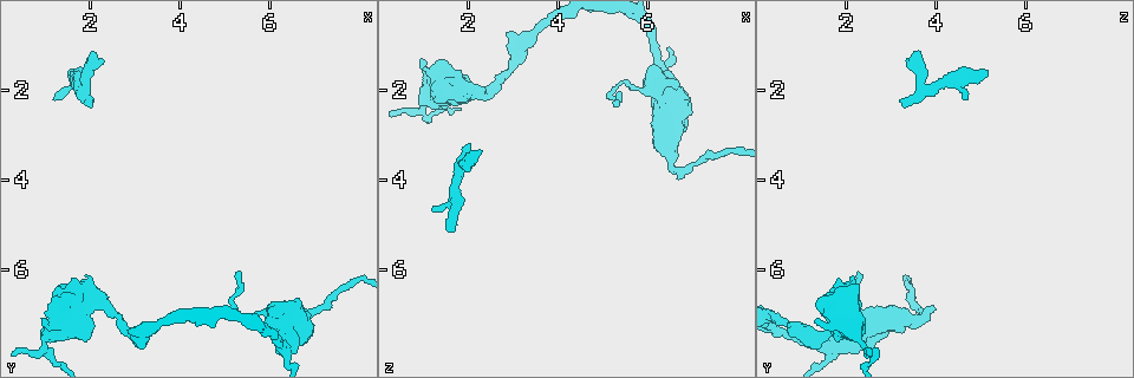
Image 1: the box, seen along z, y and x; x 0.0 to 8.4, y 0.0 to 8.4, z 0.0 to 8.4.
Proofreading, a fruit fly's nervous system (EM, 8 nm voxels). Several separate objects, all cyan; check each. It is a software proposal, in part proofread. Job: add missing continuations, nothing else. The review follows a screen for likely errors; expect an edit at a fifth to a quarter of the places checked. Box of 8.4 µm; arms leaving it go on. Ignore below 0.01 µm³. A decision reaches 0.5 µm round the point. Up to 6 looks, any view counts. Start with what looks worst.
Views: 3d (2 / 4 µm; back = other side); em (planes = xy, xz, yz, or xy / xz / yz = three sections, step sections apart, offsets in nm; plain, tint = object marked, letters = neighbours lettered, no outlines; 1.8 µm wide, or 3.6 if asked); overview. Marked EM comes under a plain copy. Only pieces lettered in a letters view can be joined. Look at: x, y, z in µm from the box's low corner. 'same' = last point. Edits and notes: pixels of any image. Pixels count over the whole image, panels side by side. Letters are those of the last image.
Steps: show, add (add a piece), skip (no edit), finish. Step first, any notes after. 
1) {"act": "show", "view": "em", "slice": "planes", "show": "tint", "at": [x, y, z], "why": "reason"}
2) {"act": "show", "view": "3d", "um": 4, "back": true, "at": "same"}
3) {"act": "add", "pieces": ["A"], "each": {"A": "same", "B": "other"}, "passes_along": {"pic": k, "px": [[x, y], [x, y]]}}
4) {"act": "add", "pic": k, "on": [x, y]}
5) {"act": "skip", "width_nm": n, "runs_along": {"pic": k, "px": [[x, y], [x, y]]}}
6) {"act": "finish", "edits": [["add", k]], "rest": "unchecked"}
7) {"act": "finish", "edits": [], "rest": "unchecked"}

{"act": "show", "view": "em", "slice": "planes", "show": "letters", "at": [1.55, 1.70, 5.10], "why": "branch stops here"}

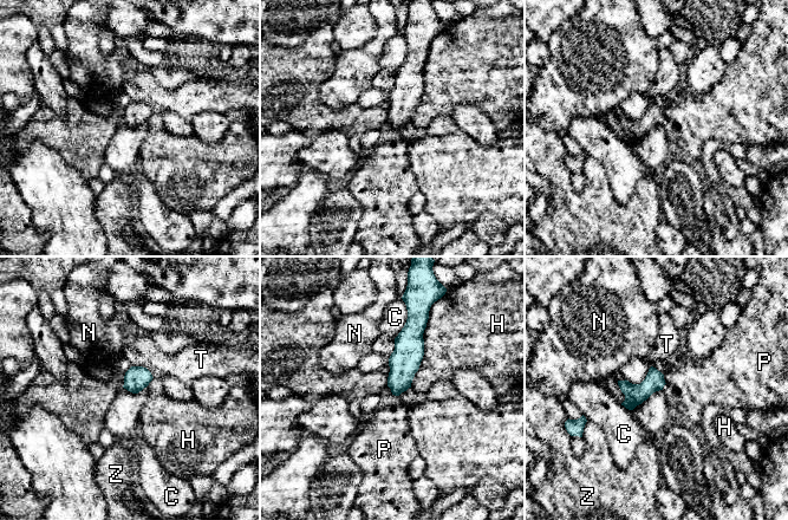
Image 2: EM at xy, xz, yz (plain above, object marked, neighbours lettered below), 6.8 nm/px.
{"act": "add", "pieces": ["P"], "each": {"C": "other", "H": "other", "N": "other", "P": "same", "T": "other", "Z": "other"}, "passes_along": {"pic": 2, "px": [[635, 394], [664, 379], [697, 383]]}, "found": "it goes on there"}

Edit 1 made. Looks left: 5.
{"act": "show", "view": "em", "slice": "xy", "step": 16, "show": "letters", "at": [6.15, 7.75, 1.40]}

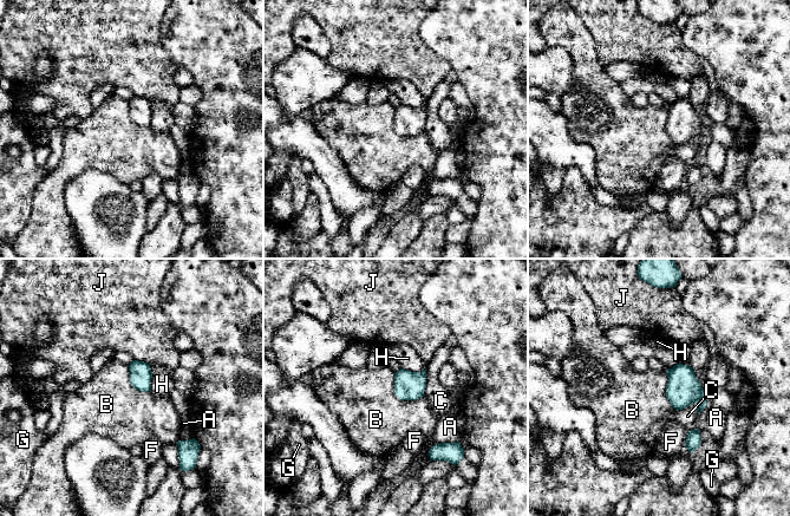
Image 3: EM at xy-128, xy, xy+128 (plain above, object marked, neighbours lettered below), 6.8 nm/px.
{"act": "skip", "longest_contact_nm": ["B", 260], "each": {"A": "other", "B": "other", "C": "other", "F": "other", "G": "other", "H": "other", "J": "other"}, "border": {"pic": 3, "px": [[393, 373], [400, 399], [423, 397]]}, "found": "no lettered piece goes on from it"}

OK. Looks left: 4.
{"act": "show", "view": "3d", "um": 4, "at": [2.55, 7.00, 2.00], "why": "calibre changes"}

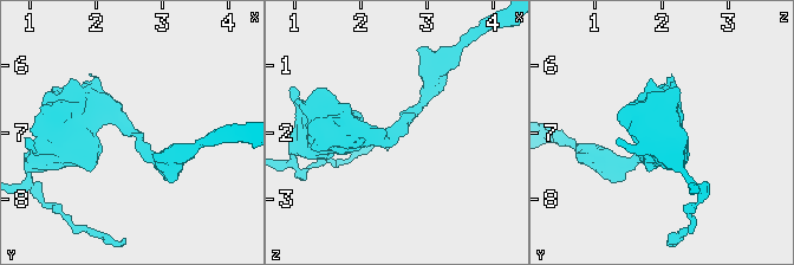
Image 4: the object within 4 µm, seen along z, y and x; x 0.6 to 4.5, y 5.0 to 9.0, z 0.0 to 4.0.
{"act": "show", "view": "em", "slice": "yz", "step": 16, "show": "tint", "at": [2.55, 7.00, 2.00]}

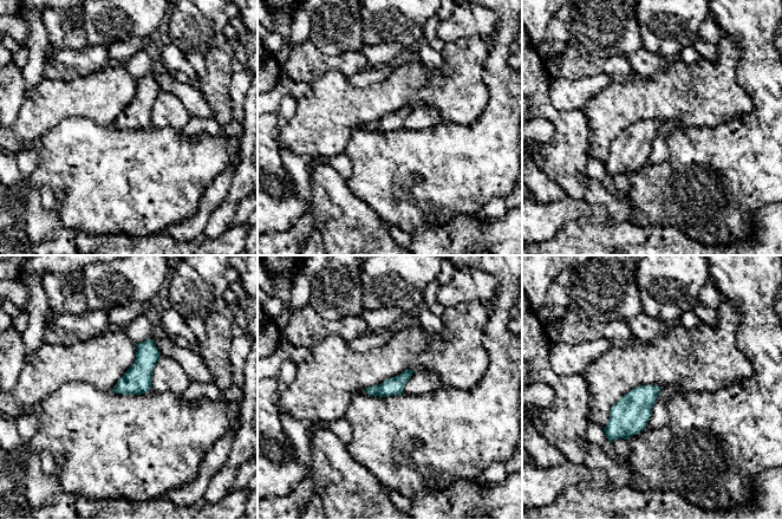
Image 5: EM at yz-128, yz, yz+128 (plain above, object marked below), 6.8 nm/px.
{"act": "show", "view": "em", "slice": "yz", "step": 16, "show": "letters", "at": "same", "why": "see the neighbours"}

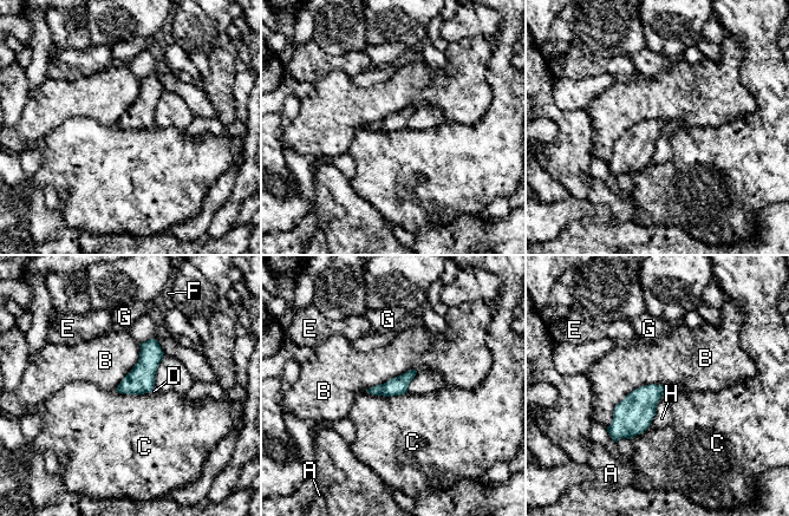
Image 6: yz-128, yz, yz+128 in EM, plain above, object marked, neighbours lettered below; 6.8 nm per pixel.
{"act": "skip", "width_nm": 130, "each": {"A": "other", "B": "other", "C": "other", "D": "other", "E": "other", "F": "other", "G": "other", "H": "other"}, "border": {"pic": 6, "px": [[664, 386], [632, 390], [607, 428]]}, "found": "no lettered piece goes on from it"}

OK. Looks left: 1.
{"act": "finish", "edits": [["add", 2]], "rest": "unchecked"}

